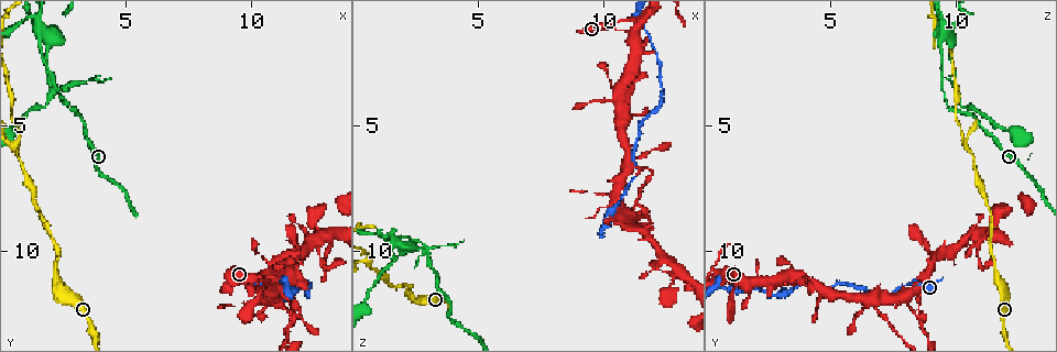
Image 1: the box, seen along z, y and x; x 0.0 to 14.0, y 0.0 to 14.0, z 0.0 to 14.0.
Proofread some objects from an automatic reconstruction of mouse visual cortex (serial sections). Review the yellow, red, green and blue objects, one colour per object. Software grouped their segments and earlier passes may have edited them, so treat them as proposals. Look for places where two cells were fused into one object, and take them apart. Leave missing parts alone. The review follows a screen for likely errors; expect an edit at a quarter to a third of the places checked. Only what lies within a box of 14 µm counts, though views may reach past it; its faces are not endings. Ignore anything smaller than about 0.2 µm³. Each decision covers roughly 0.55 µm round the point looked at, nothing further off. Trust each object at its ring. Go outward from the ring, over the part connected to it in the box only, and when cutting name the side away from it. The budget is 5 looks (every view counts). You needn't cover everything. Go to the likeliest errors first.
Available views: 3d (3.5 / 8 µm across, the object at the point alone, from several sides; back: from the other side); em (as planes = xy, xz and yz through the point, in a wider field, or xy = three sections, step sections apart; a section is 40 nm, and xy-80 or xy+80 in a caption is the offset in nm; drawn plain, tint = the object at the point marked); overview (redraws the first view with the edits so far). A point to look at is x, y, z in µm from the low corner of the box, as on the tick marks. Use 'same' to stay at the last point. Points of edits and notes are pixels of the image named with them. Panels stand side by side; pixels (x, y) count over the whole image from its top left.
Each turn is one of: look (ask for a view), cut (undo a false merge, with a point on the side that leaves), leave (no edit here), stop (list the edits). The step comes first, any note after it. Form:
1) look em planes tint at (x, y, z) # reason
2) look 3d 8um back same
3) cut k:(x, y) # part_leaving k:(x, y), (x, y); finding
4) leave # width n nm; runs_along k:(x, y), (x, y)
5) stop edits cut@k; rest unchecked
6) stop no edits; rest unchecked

look em xy step 2 tint at (11.8, 12.1, 6.7) # sharp bend

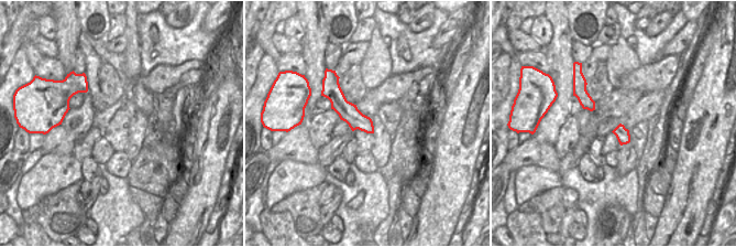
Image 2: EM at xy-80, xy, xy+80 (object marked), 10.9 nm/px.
look 3d 3.5um same # see where the arms go

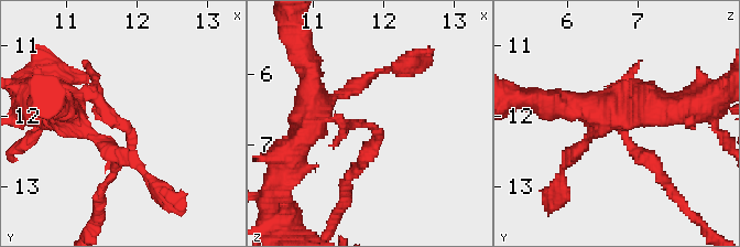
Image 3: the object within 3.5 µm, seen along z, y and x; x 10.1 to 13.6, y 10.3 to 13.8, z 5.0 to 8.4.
leave # arm_widths 200, 200 nm; runs_along 3:(605, 107), (617, 100), (624, 138), (661, 175); one cell here

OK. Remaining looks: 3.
look 3d 3.5um at (2.5, 11.5, 12.0)

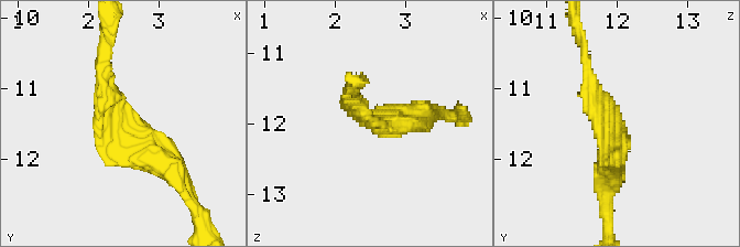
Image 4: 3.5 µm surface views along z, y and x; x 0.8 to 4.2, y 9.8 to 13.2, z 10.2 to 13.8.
look em xy step 3 tint at (2.45, 11.55, 11.90)

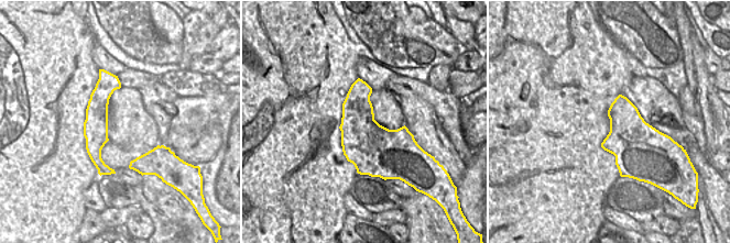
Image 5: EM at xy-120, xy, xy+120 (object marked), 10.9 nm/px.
look em planes tint same

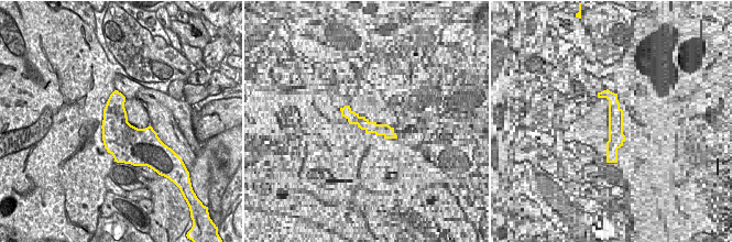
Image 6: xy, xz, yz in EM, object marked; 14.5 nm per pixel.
leave # runs_along 4:(175, 173), (121, 132), (100, 62); all the same cell

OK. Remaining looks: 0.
stop no edits; rest unchecked

